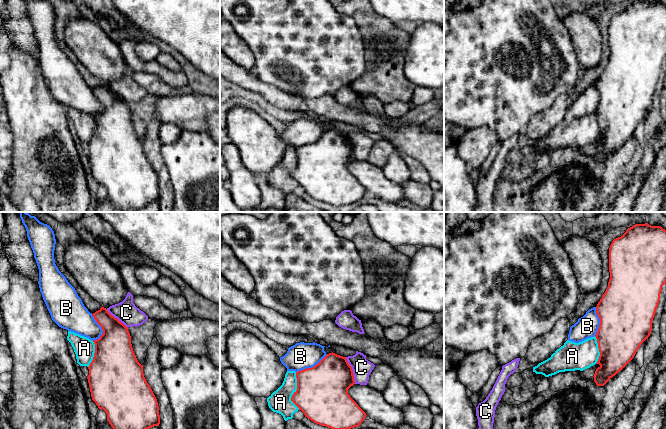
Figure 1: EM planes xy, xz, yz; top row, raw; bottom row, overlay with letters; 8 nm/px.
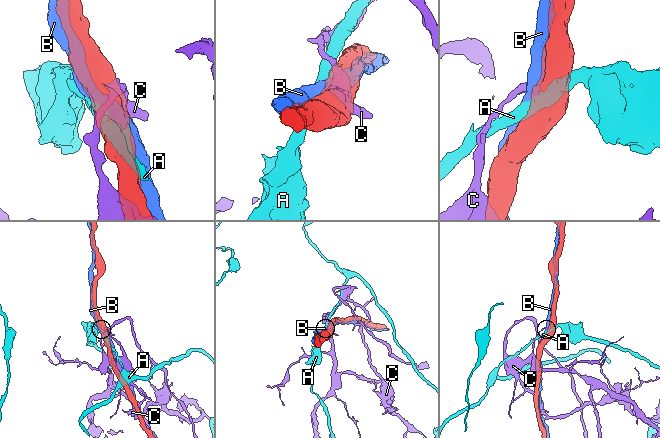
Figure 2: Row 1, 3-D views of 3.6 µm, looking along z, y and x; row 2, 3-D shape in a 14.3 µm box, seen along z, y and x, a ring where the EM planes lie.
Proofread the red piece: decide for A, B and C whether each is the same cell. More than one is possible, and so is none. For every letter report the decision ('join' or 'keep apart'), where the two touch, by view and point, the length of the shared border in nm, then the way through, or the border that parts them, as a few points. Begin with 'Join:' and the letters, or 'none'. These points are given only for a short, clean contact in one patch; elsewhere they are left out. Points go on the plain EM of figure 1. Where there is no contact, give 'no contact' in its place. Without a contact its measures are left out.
Join: B
A: keep apart; contact xz (296, 167); length 300 nm
B: join; contact xz (312, 143); length 300 nm
C: keep apart; contact xz (352, 146); length 240 nm

